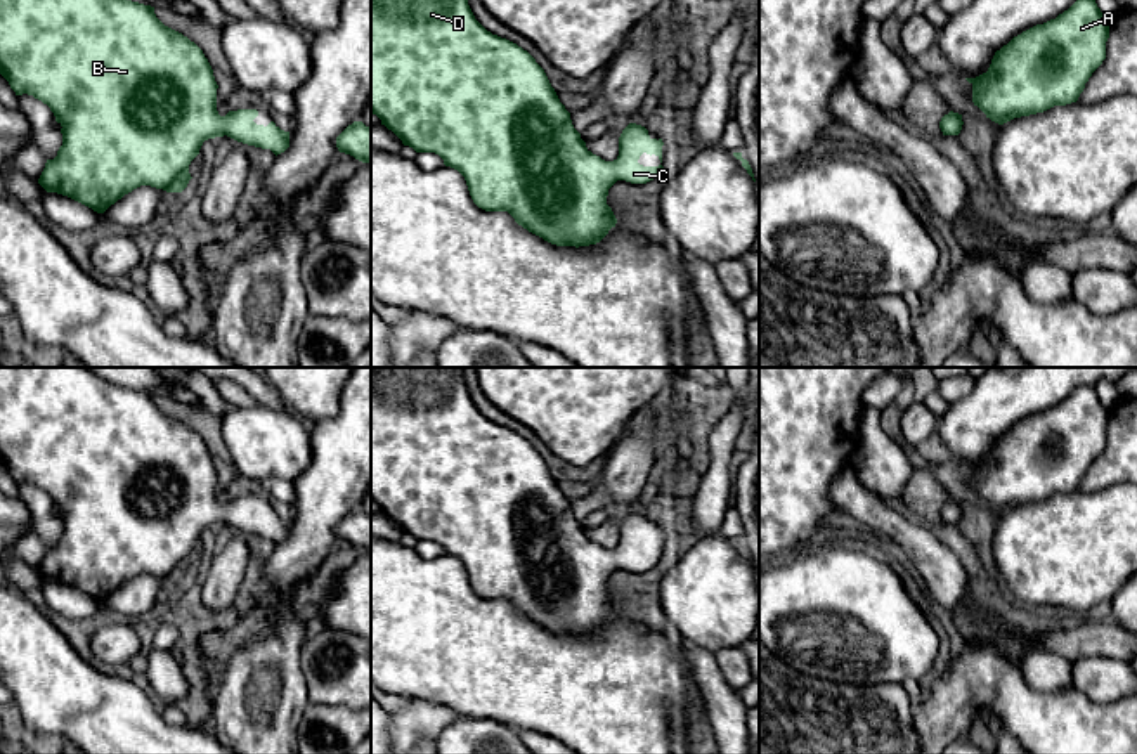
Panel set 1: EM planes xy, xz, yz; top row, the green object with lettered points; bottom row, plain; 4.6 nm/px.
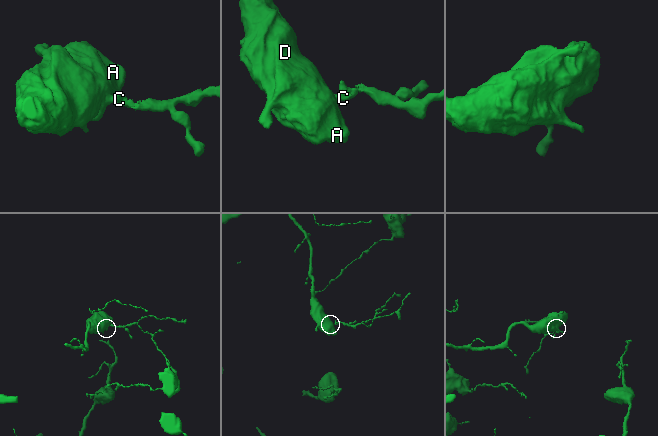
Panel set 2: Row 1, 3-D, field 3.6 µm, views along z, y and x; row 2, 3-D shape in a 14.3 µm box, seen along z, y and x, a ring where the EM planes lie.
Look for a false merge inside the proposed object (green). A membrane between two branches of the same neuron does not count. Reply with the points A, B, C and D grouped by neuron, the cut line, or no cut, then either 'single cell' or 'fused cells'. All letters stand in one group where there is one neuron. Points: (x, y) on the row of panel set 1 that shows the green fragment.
A B C D | no cut | single cell

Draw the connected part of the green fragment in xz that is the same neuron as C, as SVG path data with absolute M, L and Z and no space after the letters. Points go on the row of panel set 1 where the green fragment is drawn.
M371 0L371 113L376 114L381 125L392 130L404 146L413 147L416 153L435 153L444 159L445 166L458 170L465 177L470 196L478 208L485 211L508 211L518 225L556 246L579 248L600 243L617 224L612 208L607 205L608 189L617 180L646 184L664 170L662 165L643 166L638 163L643 153L650 156L655 154L662 163L664 142L662 139L652 139L648 130L636 123L629 123L622 130L619 137L619 156L614 161L605 161L593 154L581 139L581 133L574 128L570 113L560 102L544 69L527 50L487 31L475 19L468 0Z

